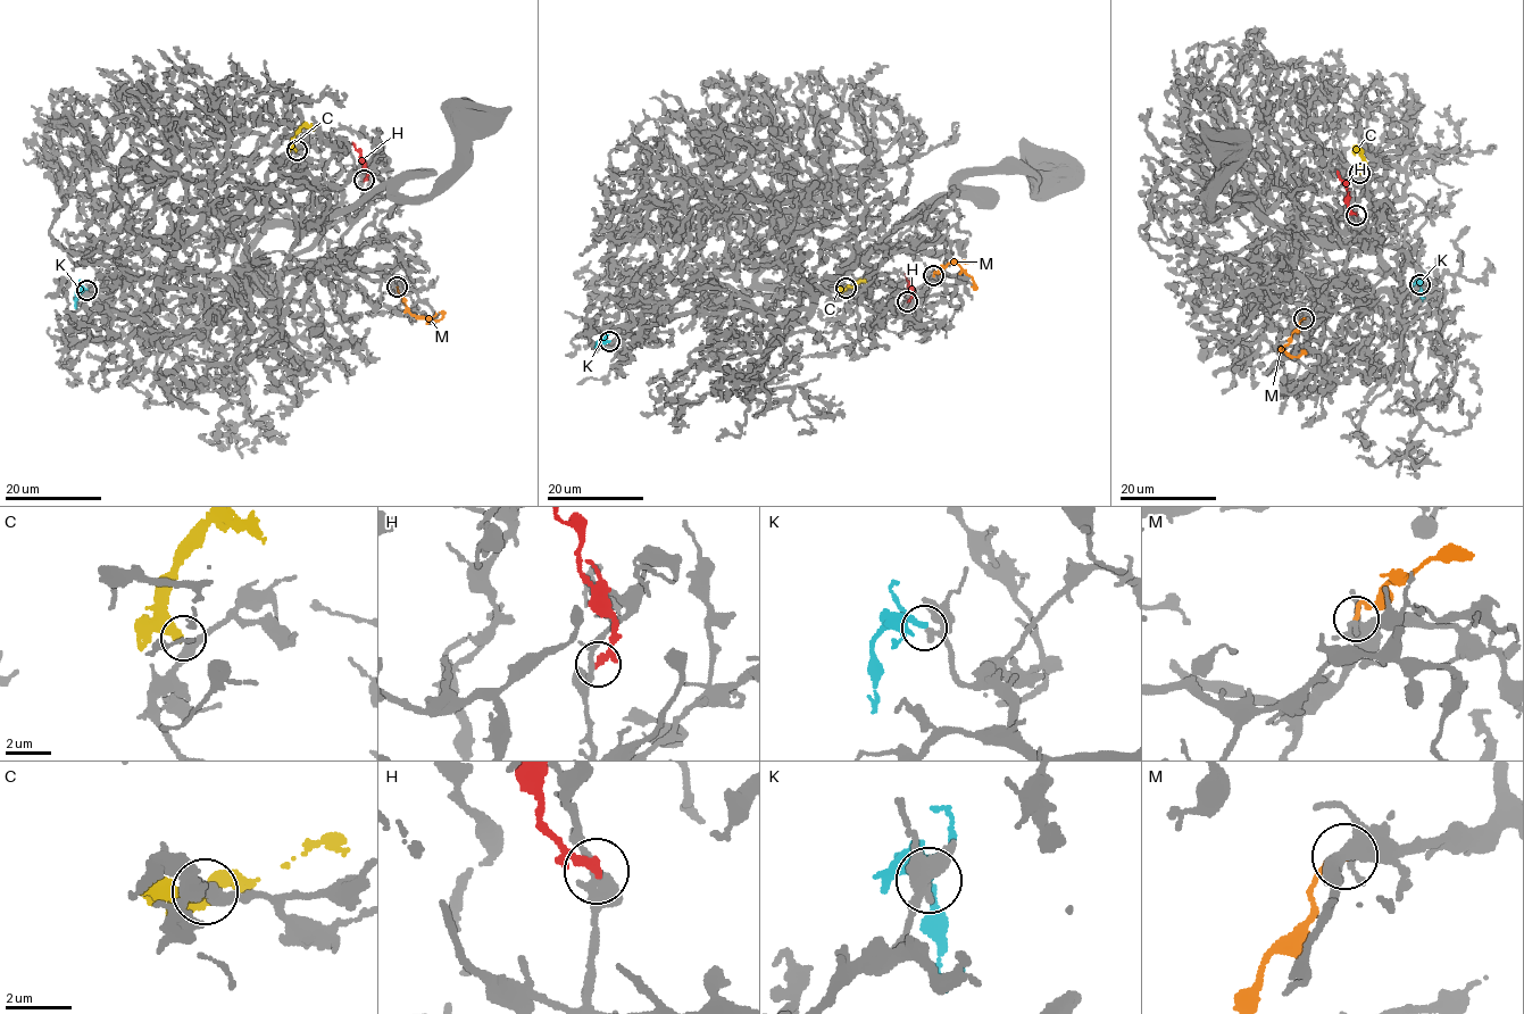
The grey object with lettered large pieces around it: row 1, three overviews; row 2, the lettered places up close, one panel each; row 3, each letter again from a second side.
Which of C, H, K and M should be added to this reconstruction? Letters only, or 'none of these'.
K

